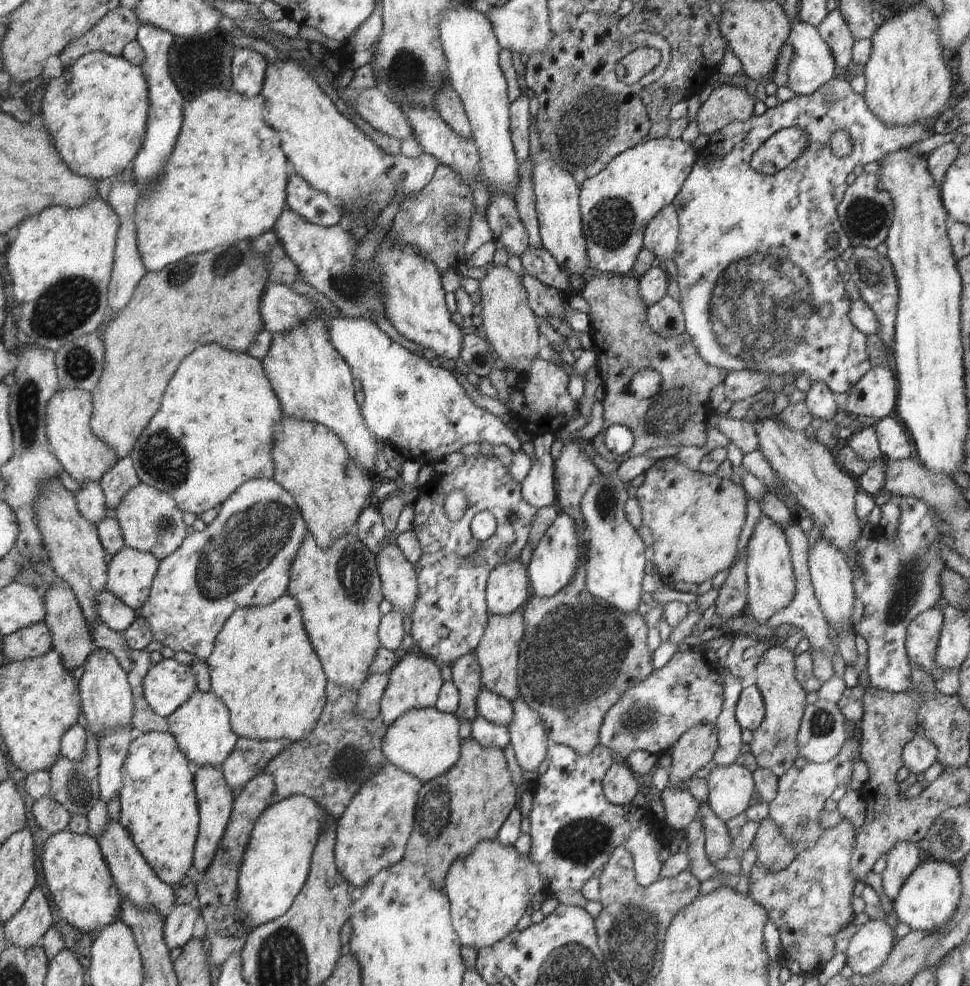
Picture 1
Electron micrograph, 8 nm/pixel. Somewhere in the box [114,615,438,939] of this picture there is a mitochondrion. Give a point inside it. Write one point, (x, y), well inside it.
(349, 763)

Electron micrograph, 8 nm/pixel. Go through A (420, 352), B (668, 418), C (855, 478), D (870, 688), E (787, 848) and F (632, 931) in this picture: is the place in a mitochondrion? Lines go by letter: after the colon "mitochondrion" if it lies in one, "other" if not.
A: other
B: mitochondrion
C: other
D: other
E: mitochondrion
F: mitochondrion

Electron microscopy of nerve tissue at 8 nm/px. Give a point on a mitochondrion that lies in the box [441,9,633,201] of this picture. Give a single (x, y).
(583, 133)

